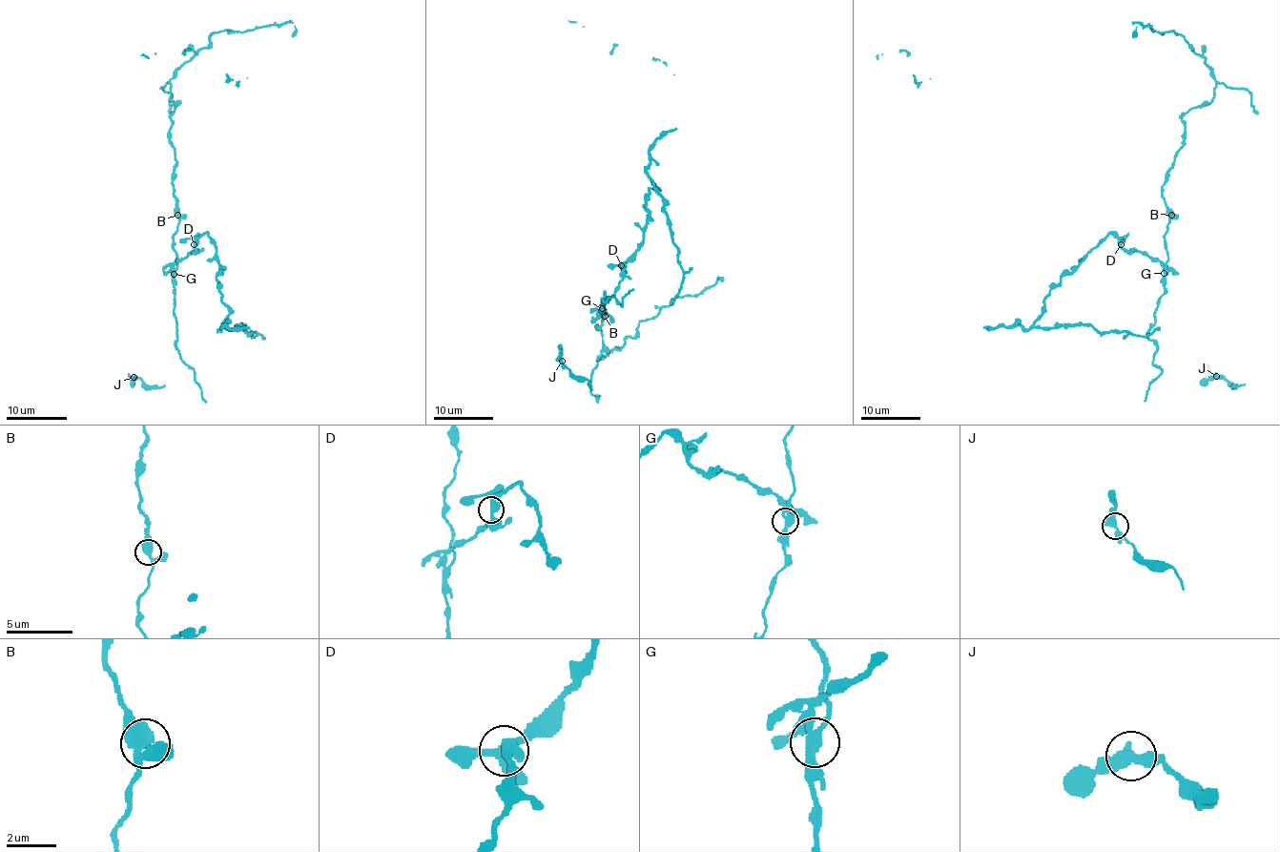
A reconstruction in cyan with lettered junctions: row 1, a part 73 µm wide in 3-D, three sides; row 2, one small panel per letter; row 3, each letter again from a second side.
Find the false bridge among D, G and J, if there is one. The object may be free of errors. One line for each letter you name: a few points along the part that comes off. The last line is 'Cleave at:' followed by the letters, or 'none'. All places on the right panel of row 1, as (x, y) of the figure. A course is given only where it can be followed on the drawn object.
G: Course of the part to remove: (1164, 273), (1163, 184), (1183, 144), (1182, 117), (1211, 100), (1216, 79), (1174, 31), (1134, 23), (1132, 38)
Cleave at: G

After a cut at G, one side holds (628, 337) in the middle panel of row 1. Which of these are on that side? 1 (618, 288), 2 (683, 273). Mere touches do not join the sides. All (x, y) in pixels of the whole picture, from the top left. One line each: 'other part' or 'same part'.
1: other part
2: other part

